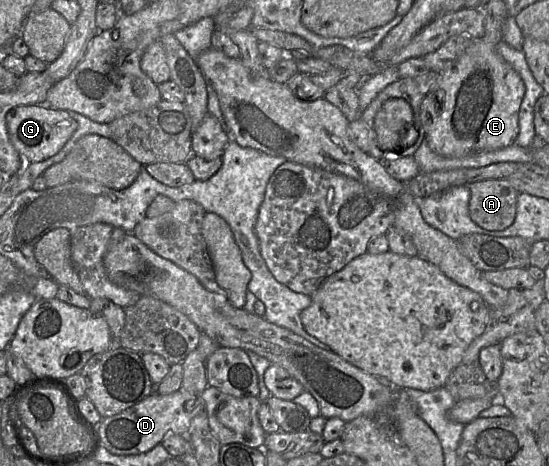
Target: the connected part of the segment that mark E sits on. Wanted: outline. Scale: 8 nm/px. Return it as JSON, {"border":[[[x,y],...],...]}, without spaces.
{"border":[[[473,38],[471,44],[446,70],[439,73],[434,84],[435,96],[440,103],[436,112],[426,105],[424,98],[420,121],[424,139],[435,153],[446,157],[462,157],[482,151],[494,151],[514,144],[519,132],[519,108],[525,93],[520,75],[496,51],[496,45],[482,38]]]}

